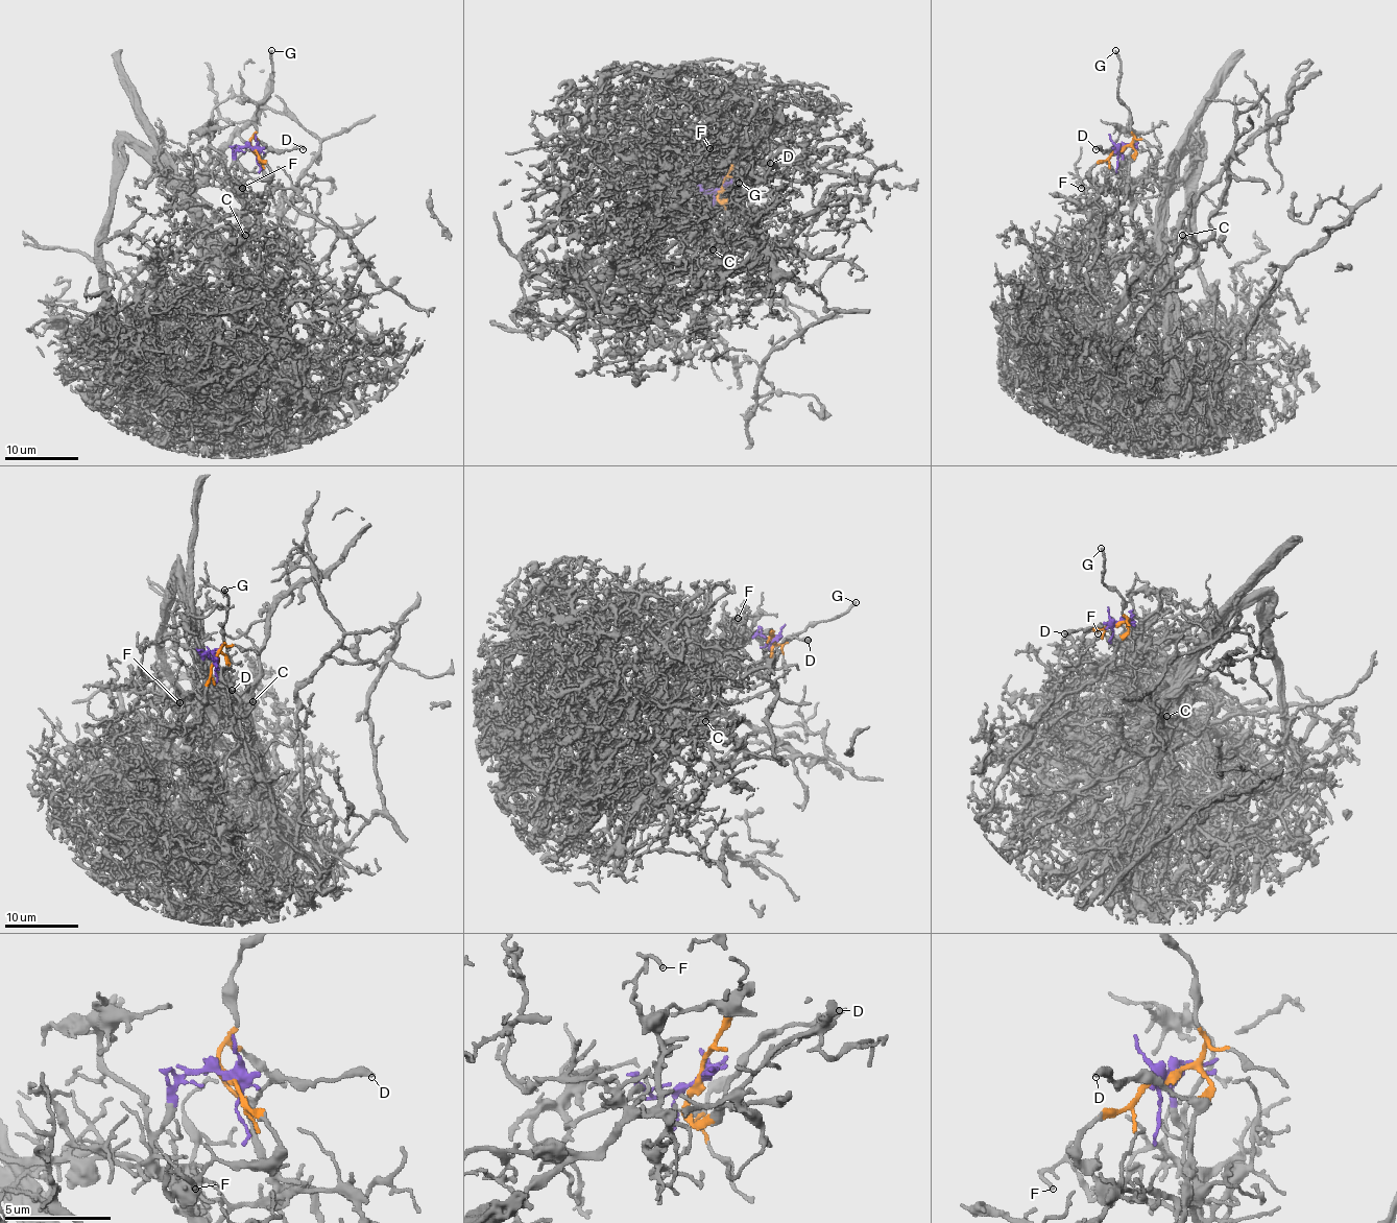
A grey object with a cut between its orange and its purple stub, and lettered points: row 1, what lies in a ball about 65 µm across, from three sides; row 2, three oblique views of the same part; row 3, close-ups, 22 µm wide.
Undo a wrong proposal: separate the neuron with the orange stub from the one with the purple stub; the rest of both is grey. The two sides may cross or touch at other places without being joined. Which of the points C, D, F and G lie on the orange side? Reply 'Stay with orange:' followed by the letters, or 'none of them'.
Stay with orange: D, G

